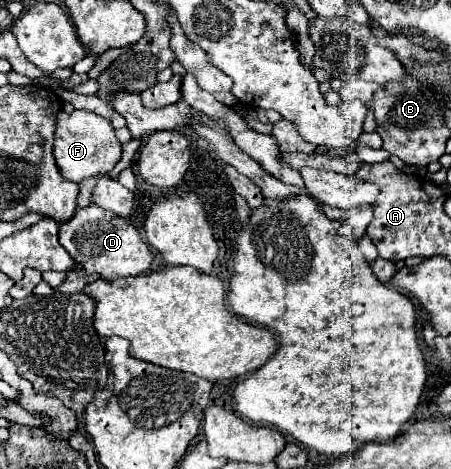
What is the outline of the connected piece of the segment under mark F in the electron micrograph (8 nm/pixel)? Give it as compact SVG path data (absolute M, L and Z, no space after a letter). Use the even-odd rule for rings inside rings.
M75 110L71 114L59 112L53 156L59 172L65 178L81 182L83 178L89 178L93 174L109 174L121 158L121 142L115 136L115 128L105 118L93 112L87 110Z

